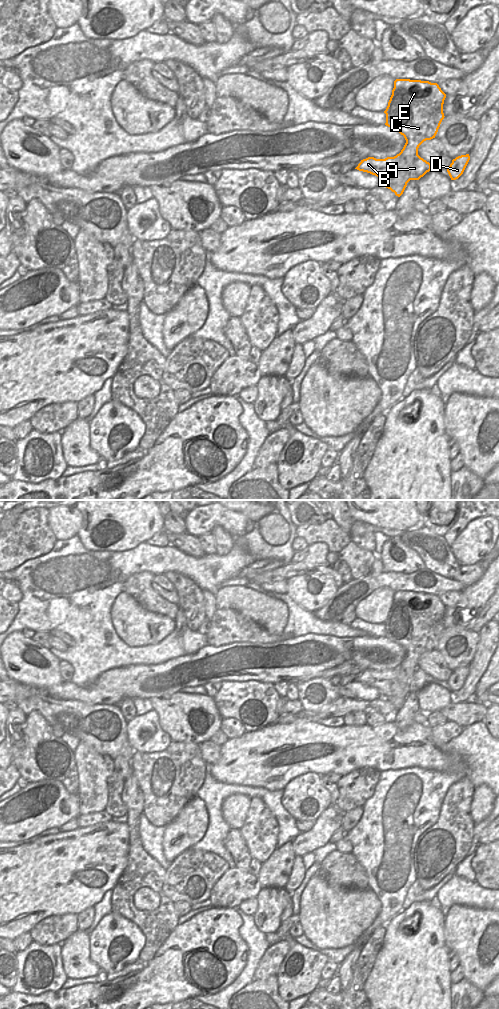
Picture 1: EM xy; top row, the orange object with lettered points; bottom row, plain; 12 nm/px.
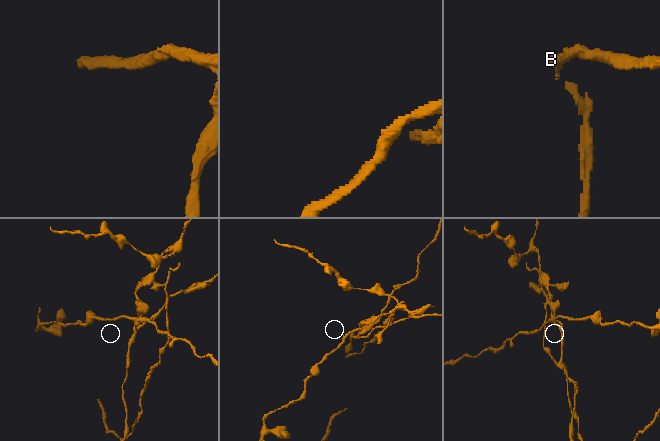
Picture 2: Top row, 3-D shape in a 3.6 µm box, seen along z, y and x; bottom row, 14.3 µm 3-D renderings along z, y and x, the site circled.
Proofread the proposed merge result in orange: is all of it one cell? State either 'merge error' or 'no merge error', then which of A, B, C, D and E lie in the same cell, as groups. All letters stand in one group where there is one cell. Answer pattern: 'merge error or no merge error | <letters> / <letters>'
merge error | A B / C D E

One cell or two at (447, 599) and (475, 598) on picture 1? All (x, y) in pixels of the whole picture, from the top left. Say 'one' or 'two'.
two

